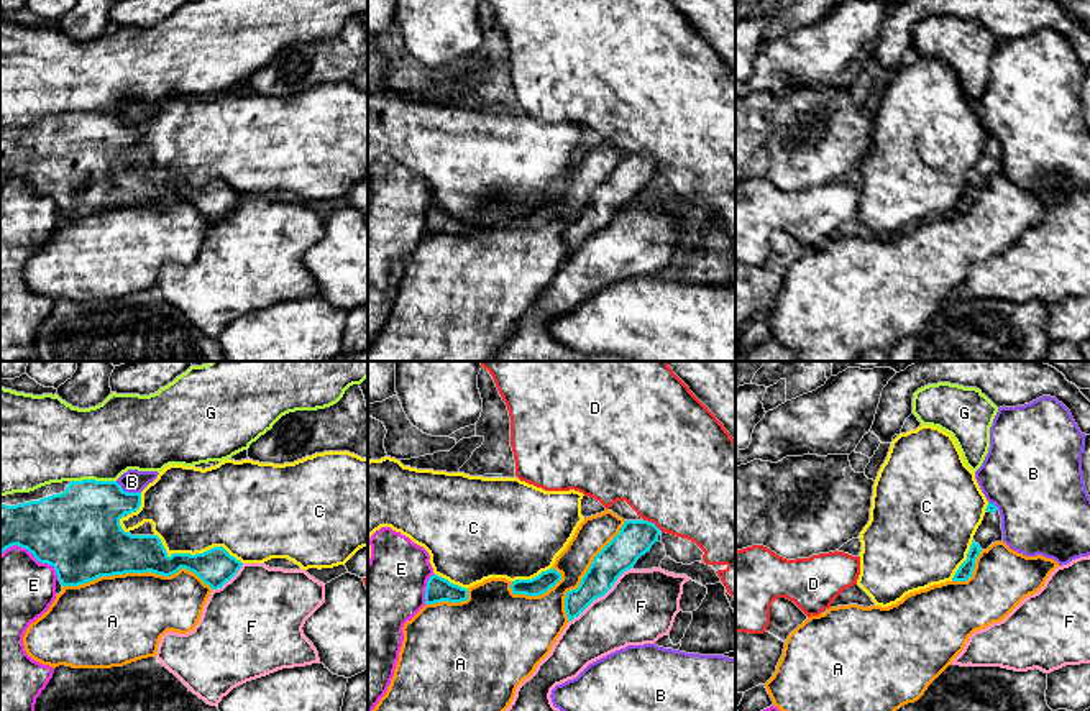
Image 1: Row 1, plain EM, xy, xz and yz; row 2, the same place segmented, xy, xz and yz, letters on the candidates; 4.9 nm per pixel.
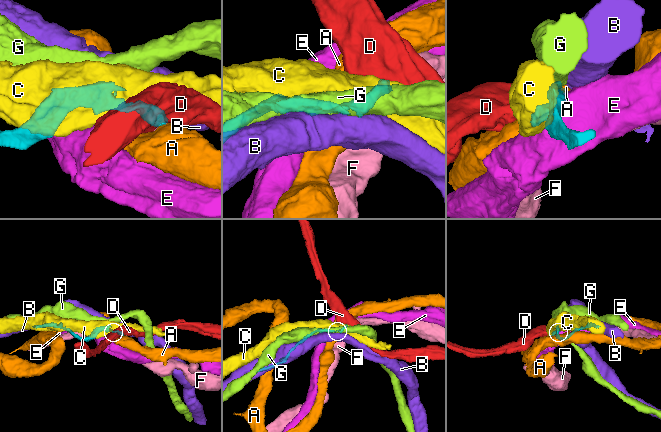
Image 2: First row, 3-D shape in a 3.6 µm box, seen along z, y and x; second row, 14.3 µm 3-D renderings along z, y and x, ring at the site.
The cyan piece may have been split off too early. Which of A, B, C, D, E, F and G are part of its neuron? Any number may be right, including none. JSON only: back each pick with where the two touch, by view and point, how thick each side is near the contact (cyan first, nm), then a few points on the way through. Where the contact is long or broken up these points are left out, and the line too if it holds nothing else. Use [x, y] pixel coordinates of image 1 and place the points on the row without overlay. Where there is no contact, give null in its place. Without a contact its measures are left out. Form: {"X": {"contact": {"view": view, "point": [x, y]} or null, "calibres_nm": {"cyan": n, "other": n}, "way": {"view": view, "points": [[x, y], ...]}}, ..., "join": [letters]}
{"join": []}

